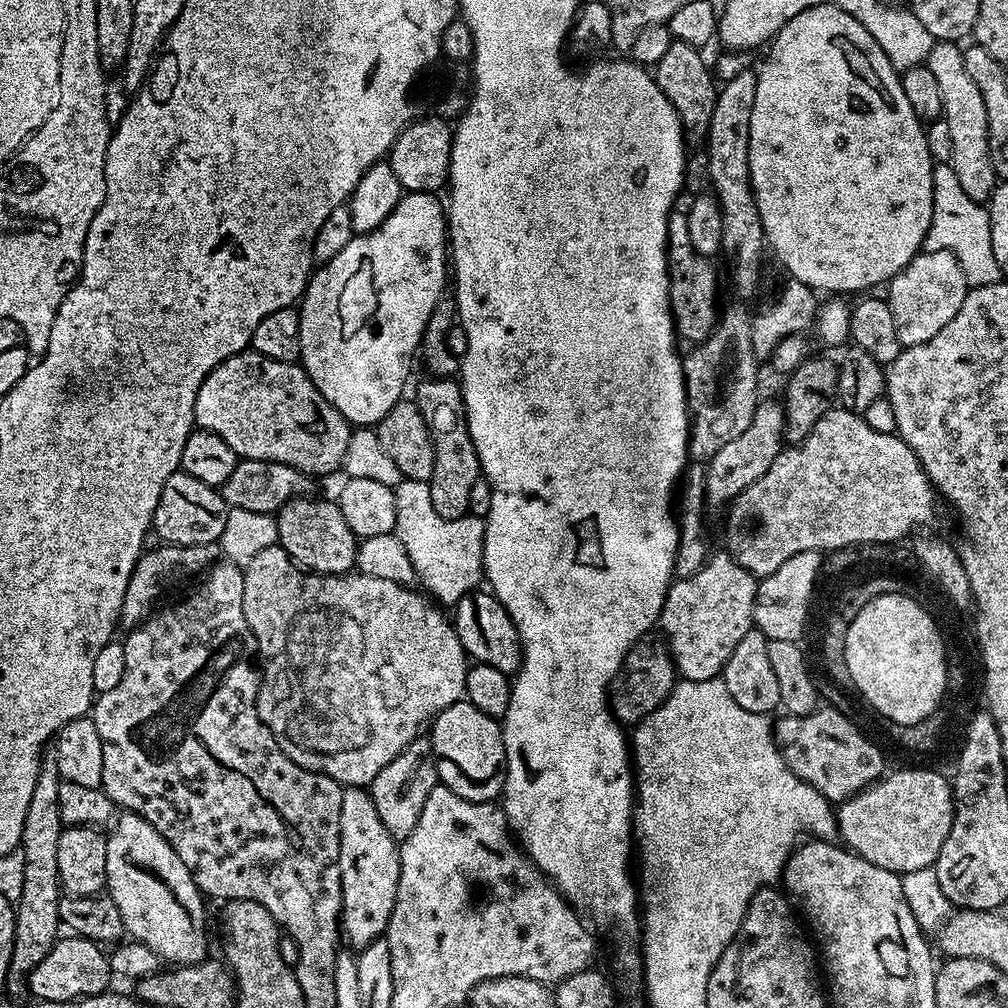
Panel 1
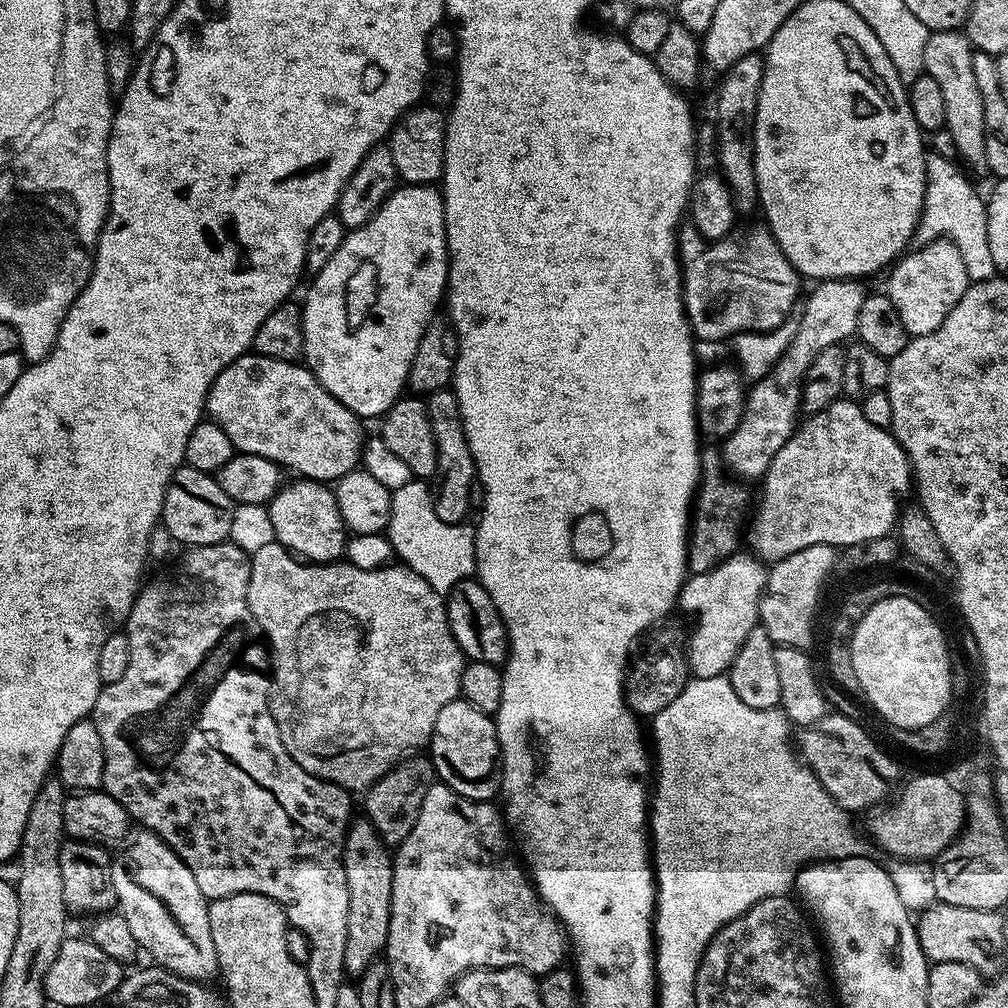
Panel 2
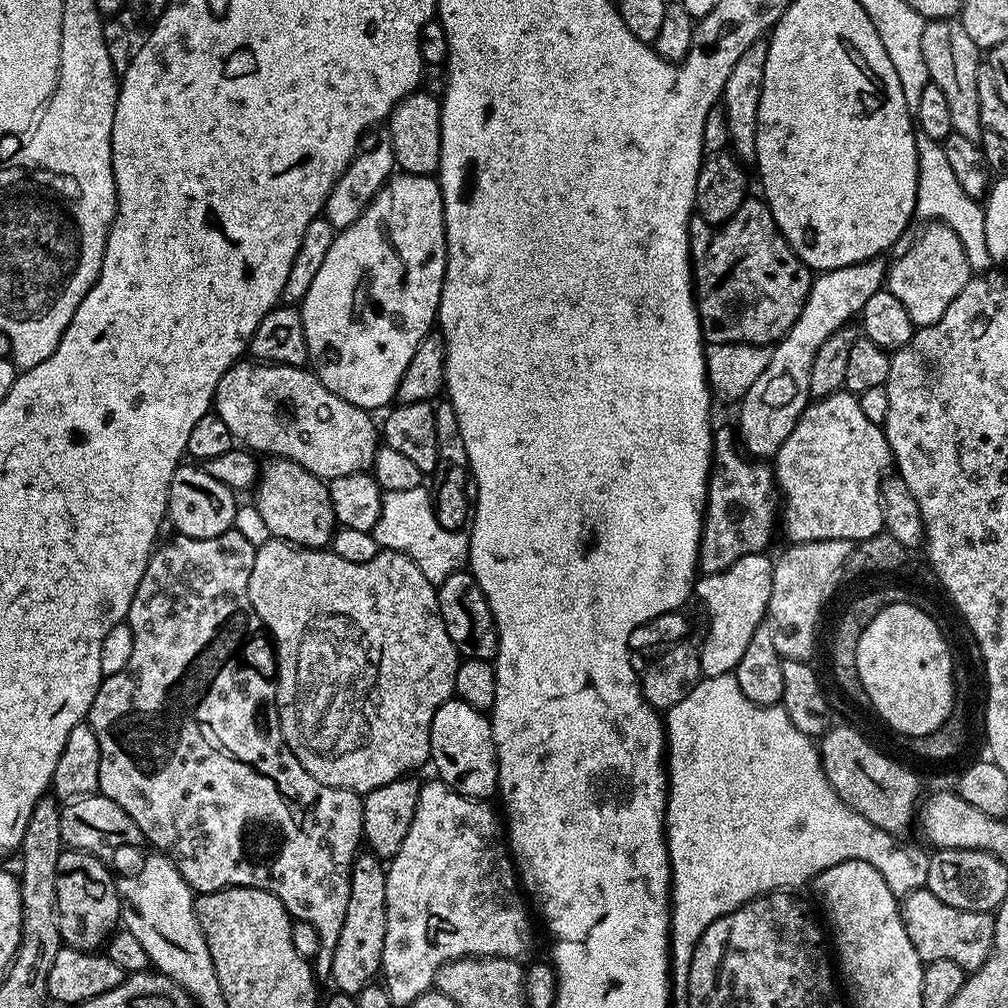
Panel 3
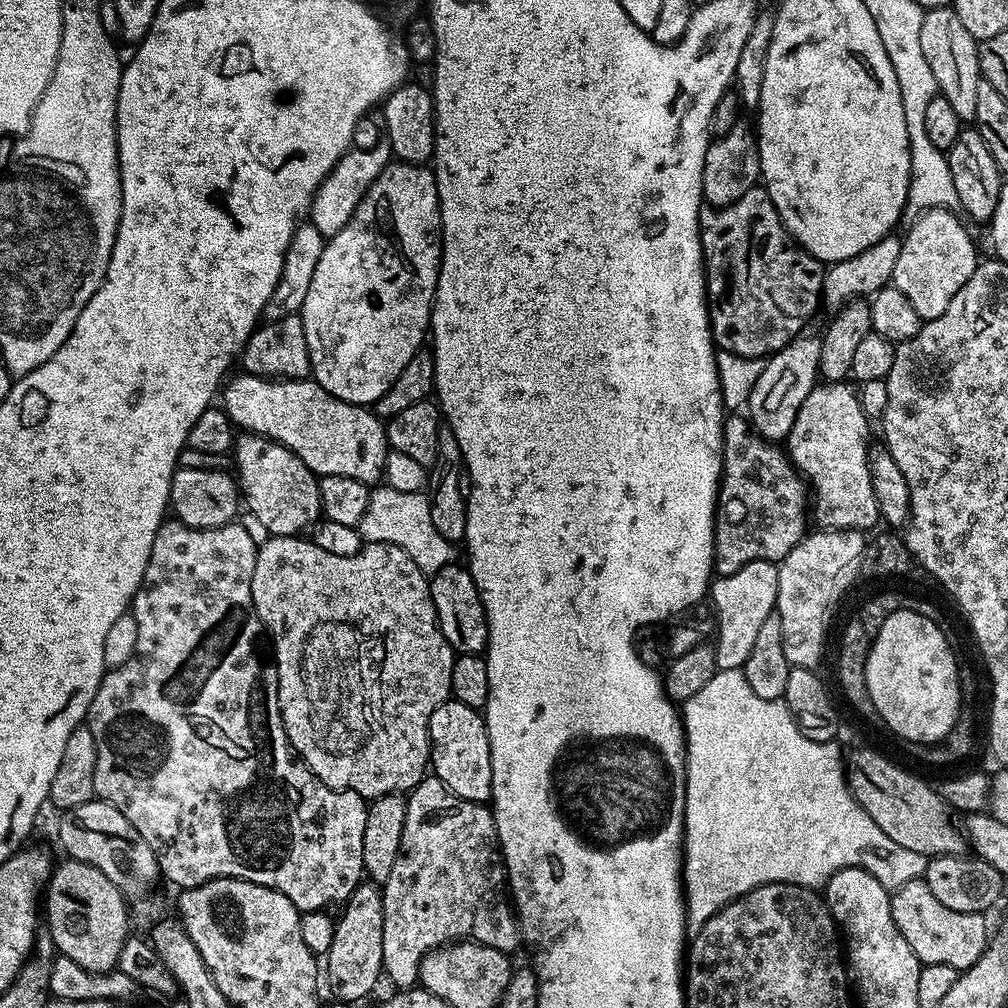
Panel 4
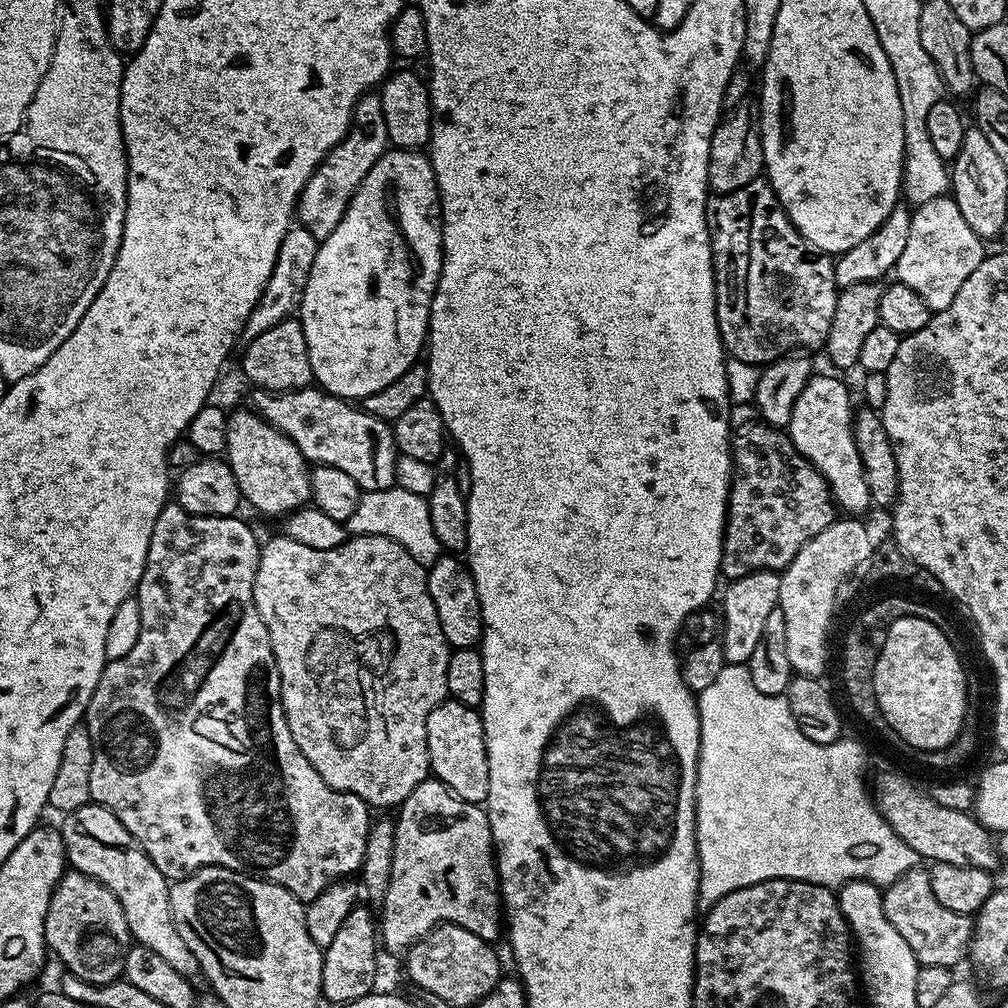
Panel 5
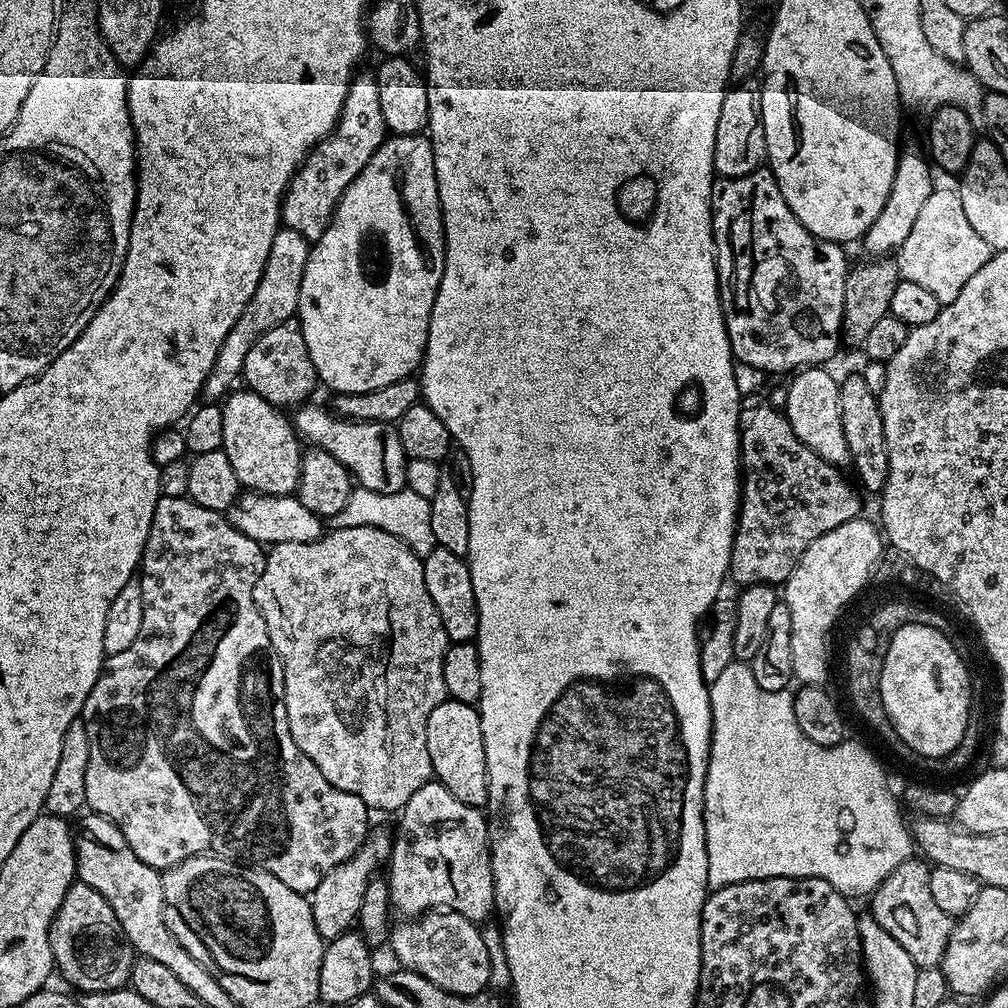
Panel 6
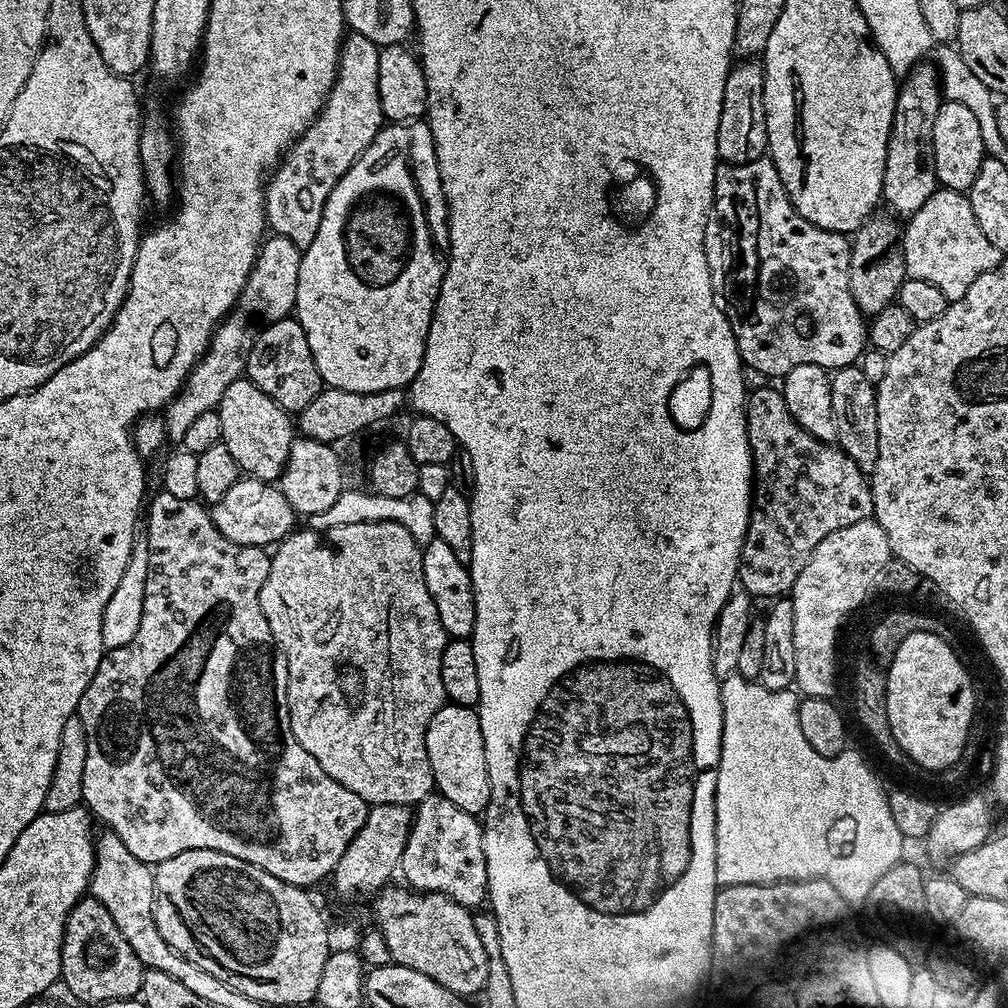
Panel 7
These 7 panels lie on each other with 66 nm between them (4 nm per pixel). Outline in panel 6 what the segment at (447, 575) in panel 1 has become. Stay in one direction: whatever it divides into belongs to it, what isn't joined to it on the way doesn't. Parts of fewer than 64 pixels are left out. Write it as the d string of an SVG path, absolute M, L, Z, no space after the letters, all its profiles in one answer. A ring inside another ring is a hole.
M353 487L349 500L336 516L331 517L330 524L332 528L374 526L378 530L386 530L386 534L394 534L394 538L406 542L406 546L410 546L410 550L421 558L438 547L430 526L430 499L409 490L398 494L374 494L374 490Z

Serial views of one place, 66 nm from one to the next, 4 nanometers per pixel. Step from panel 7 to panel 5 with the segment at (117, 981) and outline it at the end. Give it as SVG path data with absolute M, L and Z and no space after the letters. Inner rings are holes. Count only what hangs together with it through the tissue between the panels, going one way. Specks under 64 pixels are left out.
M75 870L65 871L63 878L52 891L50 906L46 910L44 923L44 942L49 953L52 952L65 964L67 975L82 978L82 982L91 984L109 984L121 979L124 974L124 959L130 945L133 943L132 935L126 926L126 914L122 914L122 906L118 898L102 882L90 878L86 874Z

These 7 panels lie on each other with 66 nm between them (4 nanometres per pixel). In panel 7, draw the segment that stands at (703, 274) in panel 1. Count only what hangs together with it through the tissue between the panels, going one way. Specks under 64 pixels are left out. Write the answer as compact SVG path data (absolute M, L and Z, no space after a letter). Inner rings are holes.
M762 155L754 162L746 162L745 164L721 163L716 170L714 204L718 212L720 208L725 222L732 224L732 229L728 232L728 244L732 247L732 280L736 283L732 288L732 300L737 304L736 316L734 315L732 320L732 329L734 330L734 338L738 342L741 361L745 365L760 370L769 378L775 378L775 376L782 378L787 372L794 370L794 366L802 366L803 364L822 366L829 370L844 368L848 364L856 364L866 351L868 329L864 313L858 310L858 306L854 302L854 294L850 294L850 254L852 250L849 237L843 232L822 230L818 226L814 226L814 222L806 222L806 218L802 218L802 214L798 214L798 210L794 210L794 206L782 186L782 178L778 178L778 170L767 155Z

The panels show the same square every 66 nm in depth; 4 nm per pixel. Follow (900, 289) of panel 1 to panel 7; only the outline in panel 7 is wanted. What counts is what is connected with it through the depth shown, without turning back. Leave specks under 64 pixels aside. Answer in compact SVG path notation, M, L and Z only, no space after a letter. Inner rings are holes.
M943 186L937 187L936 192L926 198L922 210L907 221L902 232L902 247L908 276L938 286L949 302L962 298L977 278L982 278L986 270L994 270L1002 259L998 246L982 234L982 226L978 226L978 218L974 218L974 210L970 210L967 195Z

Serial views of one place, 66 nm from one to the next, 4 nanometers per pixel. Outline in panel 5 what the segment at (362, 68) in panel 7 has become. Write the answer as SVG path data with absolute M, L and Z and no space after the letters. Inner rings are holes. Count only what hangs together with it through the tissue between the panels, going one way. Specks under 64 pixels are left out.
M379 95L361 96L352 112L352 119L357 129L359 127L364 129L361 132L349 131L339 144L335 144L324 155L324 161L316 167L310 182L306 182L300 200L296 203L295 219L299 227L310 230L310 234L314 234L318 242L334 234L334 229L338 226L338 222L342 222L348 203L358 190L362 178L370 174L370 166L374 166L374 162L378 162L378 158L382 158L382 154L390 148L386 118L382 114L382 102Z

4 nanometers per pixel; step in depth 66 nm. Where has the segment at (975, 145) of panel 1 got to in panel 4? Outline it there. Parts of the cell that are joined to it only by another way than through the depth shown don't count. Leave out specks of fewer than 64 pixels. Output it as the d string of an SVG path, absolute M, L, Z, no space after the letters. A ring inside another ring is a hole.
M950 6L925 11L919 39L922 42L922 54L934 73L937 93L944 96L946 102L950 102L954 114L958 114L961 122L975 121L978 110L978 86L982 79L978 62L978 41L972 37L970 30L966 30L966 26L962 26L958 14Z

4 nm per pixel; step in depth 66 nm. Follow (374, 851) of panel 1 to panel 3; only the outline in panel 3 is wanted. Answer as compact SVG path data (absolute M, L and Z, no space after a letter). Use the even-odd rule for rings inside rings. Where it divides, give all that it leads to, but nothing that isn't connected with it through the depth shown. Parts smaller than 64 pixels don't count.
M364 850L357 855L355 862L352 864L352 873L350 874L350 902L346 902L346 922L342 922L342 934L338 934L338 946L334 946L334 962L332 963L331 983L336 983L335 991L345 996L357 997L360 991L366 985L373 983L381 971L380 963L382 962L382 946L386 942L386 864L385 861L379 860L374 853Z

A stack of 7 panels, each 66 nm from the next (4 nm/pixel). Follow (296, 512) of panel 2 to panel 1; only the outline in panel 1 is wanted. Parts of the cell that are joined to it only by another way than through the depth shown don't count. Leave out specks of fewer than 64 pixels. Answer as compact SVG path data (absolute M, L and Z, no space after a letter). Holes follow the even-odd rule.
M312 499L291 500L275 513L279 547L286 549L301 568L318 572L322 576L342 576L345 572L353 571L356 566L358 537L347 525L339 503L335 499Z

